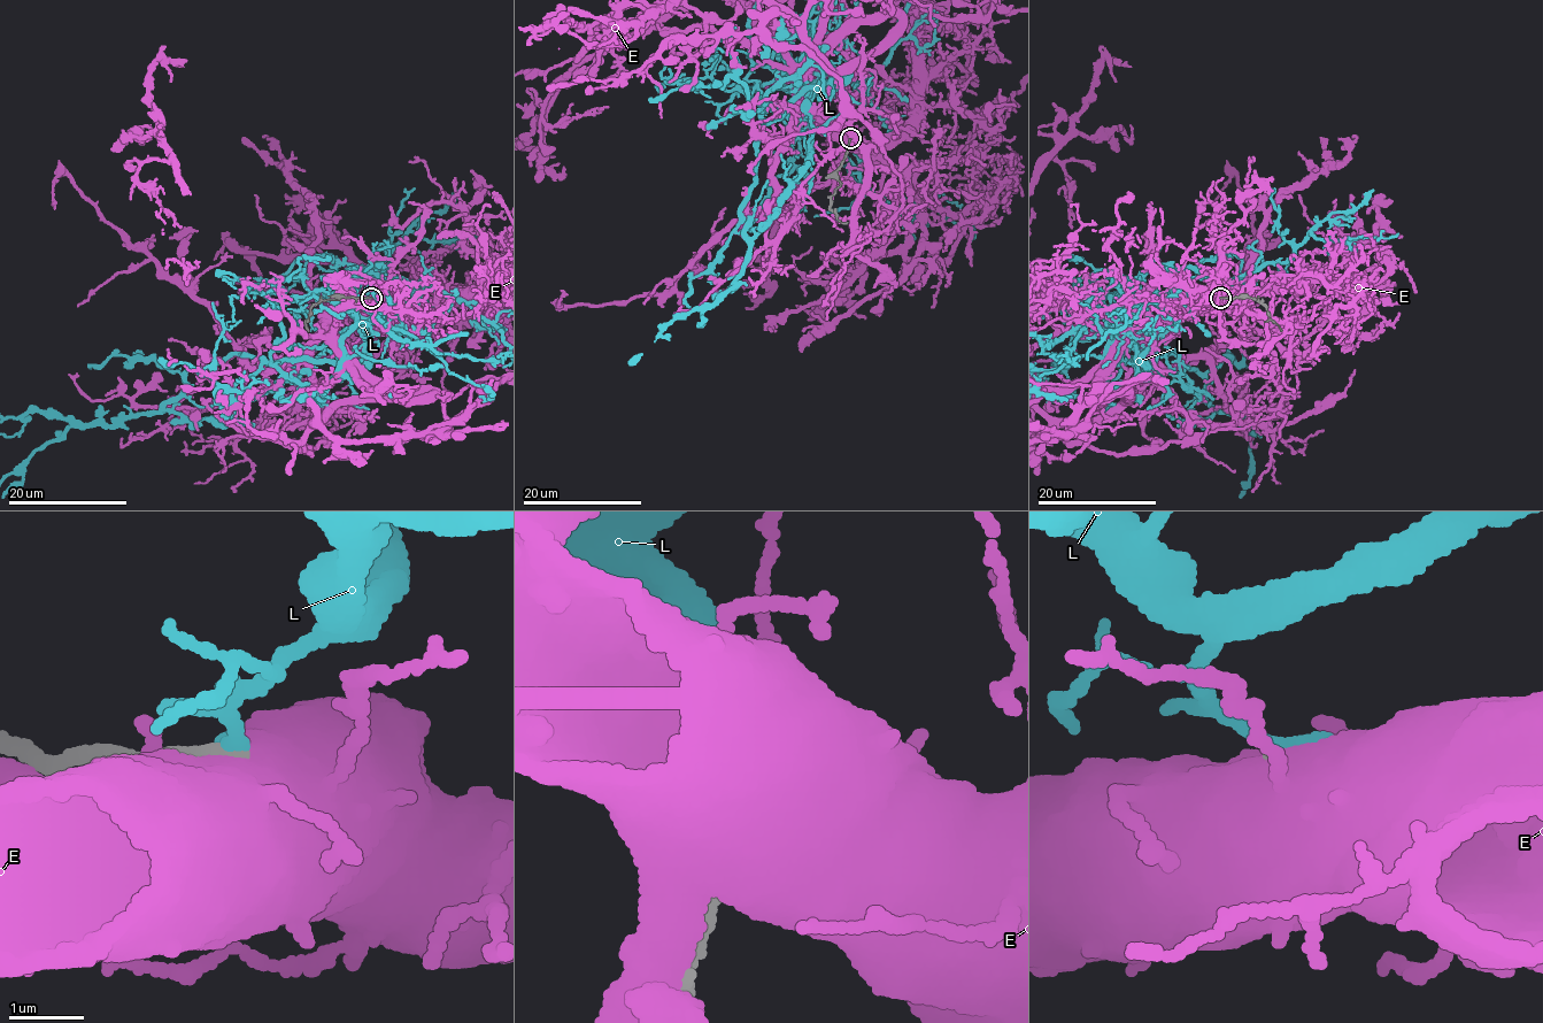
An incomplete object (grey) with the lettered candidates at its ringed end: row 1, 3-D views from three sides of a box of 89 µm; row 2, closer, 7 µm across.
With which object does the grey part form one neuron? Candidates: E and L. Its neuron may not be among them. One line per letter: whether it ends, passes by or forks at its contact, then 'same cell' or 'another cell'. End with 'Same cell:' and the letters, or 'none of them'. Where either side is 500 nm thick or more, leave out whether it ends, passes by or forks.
E: another cell
L: it ends; another cell
Same cell: none of them

